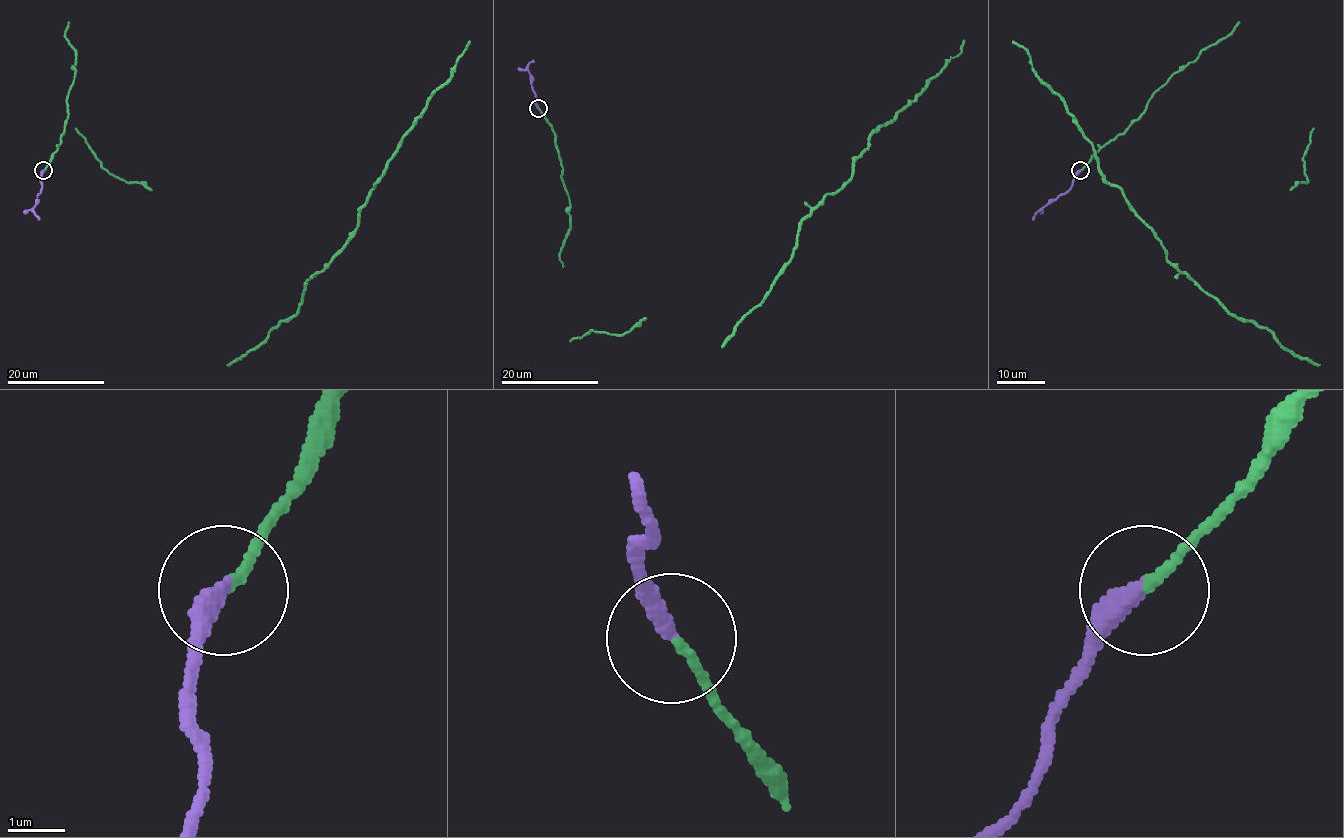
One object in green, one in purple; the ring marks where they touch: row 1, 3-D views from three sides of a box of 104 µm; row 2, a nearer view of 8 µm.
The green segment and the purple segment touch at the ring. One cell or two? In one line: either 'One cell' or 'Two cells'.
Two cells

